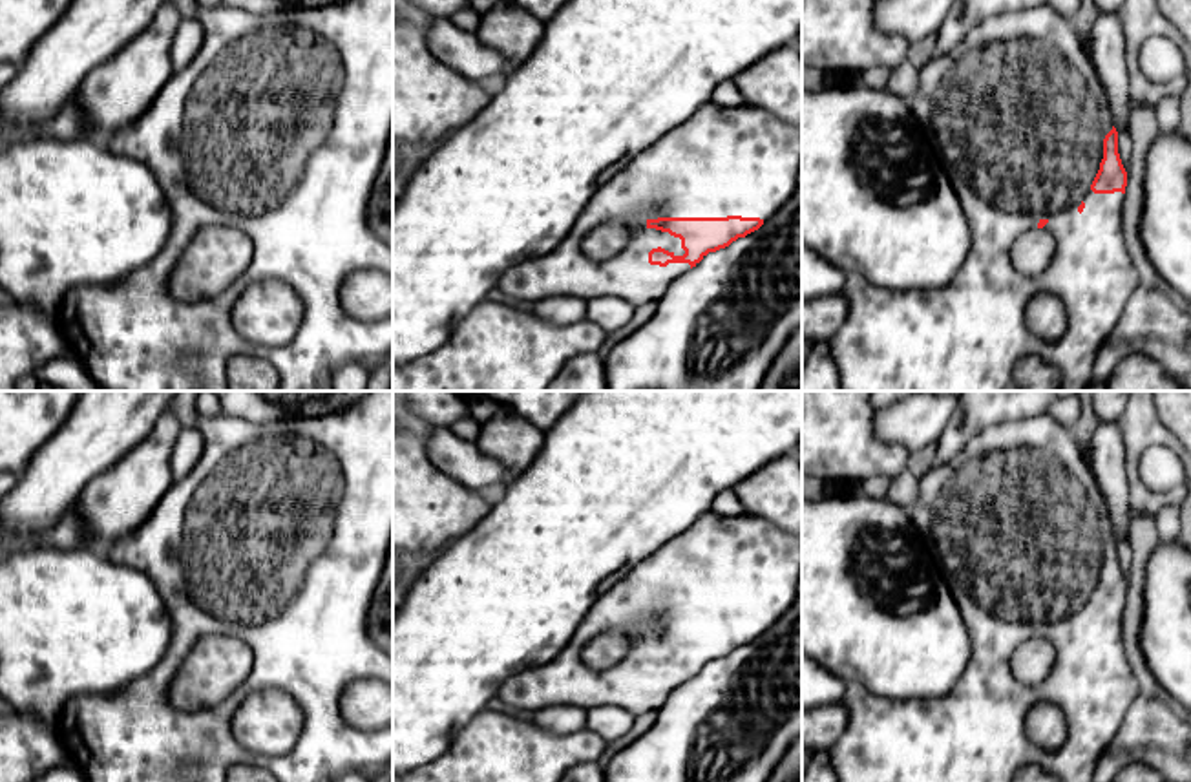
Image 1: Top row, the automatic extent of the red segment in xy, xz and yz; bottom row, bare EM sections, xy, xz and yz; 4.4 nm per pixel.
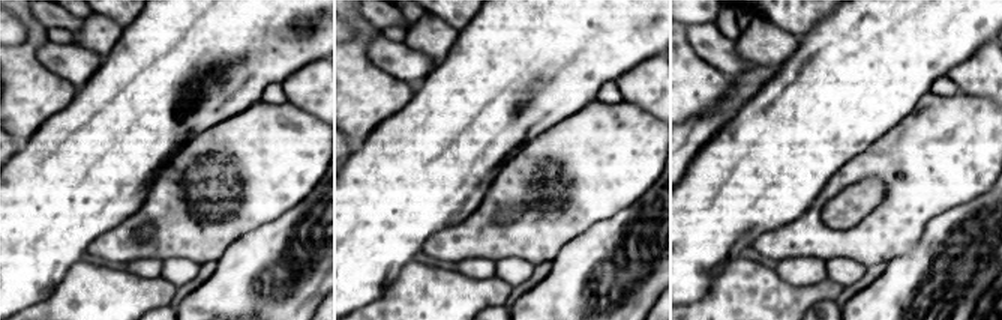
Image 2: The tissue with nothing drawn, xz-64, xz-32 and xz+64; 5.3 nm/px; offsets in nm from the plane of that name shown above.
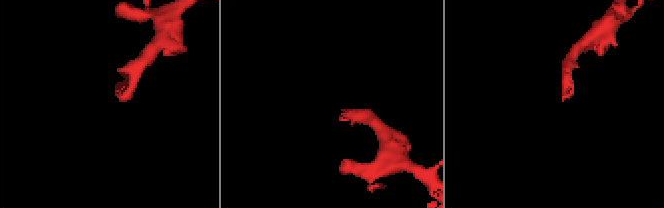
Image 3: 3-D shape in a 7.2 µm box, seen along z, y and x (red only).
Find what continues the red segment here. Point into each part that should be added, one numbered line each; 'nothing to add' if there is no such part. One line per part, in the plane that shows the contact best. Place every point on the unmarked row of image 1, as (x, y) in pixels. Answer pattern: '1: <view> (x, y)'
1: xz (740, 569)

